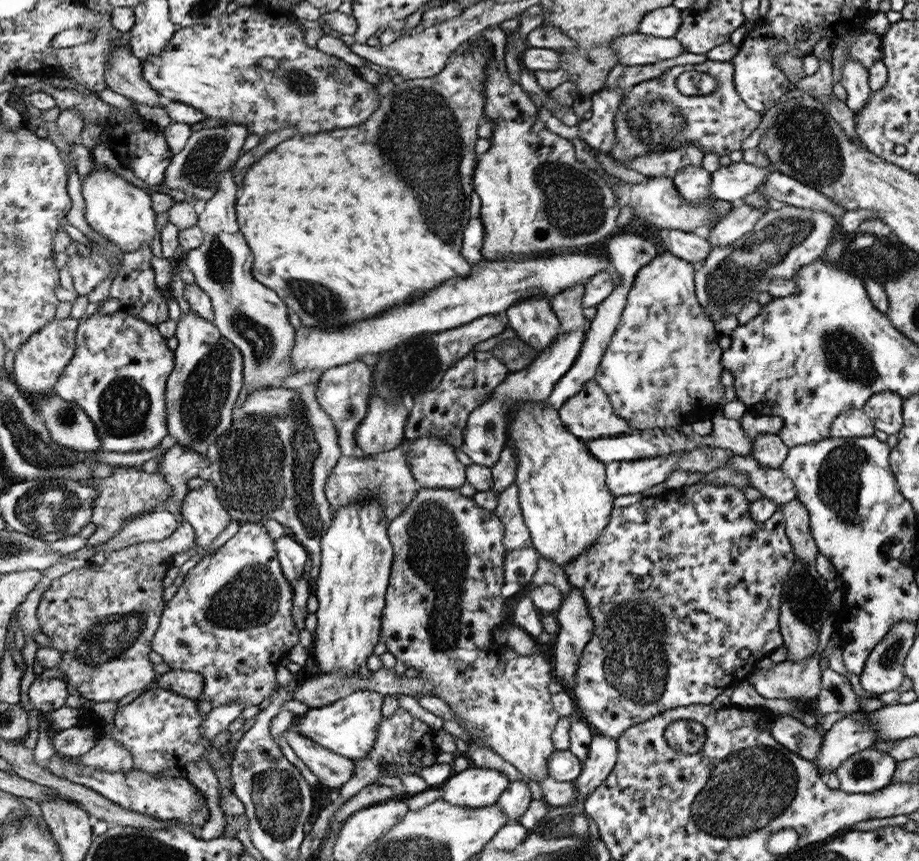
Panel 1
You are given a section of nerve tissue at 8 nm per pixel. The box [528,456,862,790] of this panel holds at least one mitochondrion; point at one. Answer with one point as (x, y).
(633, 656)

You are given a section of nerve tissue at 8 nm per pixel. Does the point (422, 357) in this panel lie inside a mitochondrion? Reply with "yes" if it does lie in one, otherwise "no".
yes

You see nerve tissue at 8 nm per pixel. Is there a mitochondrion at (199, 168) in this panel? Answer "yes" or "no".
yes

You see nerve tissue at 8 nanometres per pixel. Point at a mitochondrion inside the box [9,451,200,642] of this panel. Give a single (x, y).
(49, 509)

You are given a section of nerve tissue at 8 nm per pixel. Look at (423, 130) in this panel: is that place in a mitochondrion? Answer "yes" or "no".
yes

